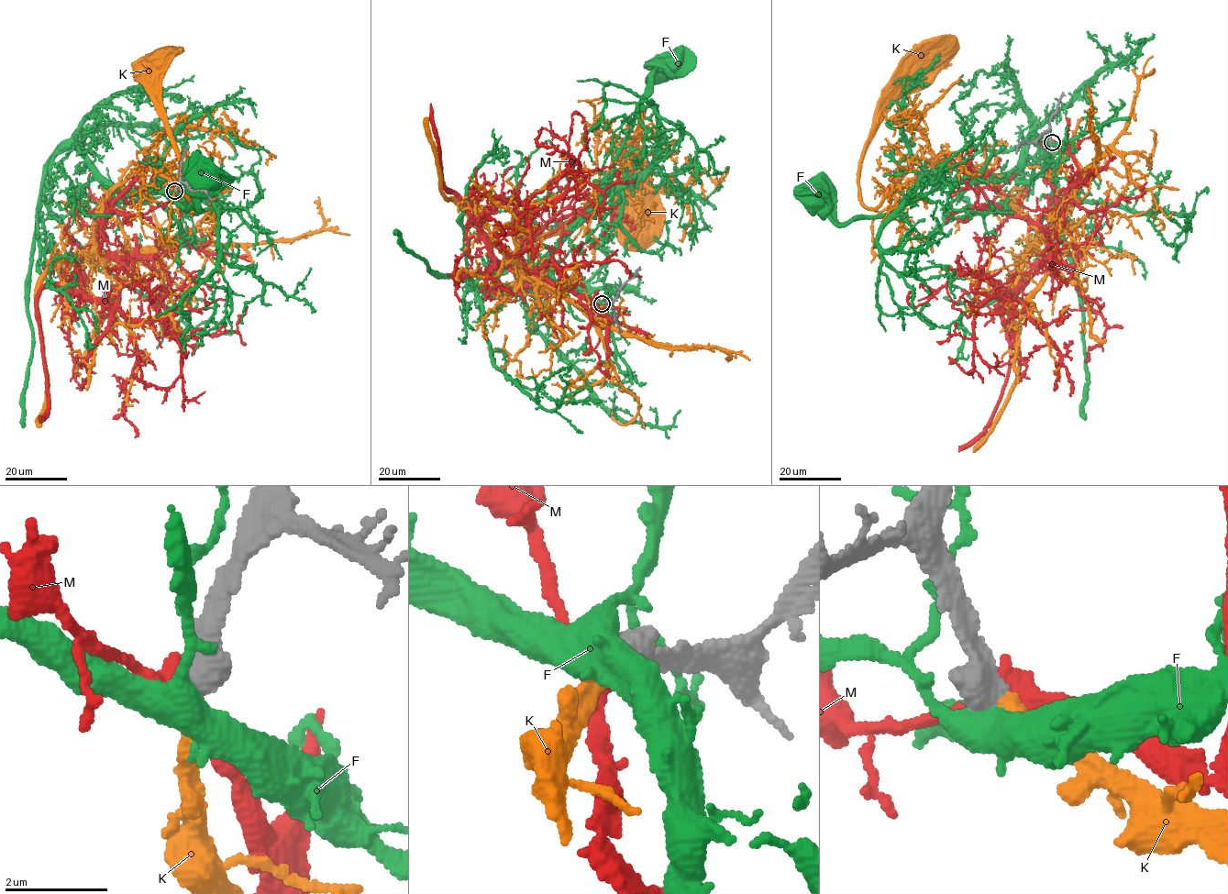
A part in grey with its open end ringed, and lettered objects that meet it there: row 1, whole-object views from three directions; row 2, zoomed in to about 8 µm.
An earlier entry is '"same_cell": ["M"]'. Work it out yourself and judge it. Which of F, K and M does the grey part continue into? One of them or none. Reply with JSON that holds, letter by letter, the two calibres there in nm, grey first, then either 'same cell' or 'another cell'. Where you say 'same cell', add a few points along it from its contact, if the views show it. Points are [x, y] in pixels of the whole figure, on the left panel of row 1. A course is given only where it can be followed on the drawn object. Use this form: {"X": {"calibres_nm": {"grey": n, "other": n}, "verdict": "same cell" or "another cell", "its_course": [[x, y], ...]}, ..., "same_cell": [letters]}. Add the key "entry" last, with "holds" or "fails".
{"F": {"calibres_nm": {"grey": 600, "other": 440}, "verdict": "another cell"}, "K": {"calibres_nm": {"grey": 600, "other": 320}, "verdict": "same cell", "its_course": [[174, 191], [179, 234], [97, 253], [92, 227], [142, 169], [192, 199], [152, 75], [158, 60]]}, "M": {"calibres_nm": {"grey": 650, "other": 440}, "verdict": "another cell"}, "same_cell": ["K"], "entry": "fails"}

